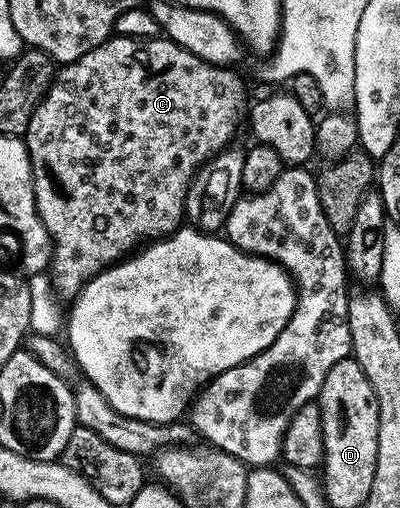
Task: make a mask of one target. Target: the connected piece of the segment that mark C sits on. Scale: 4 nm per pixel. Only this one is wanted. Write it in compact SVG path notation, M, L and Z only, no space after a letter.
M163 36L156 38L107 38L98 48L88 50L77 62L63 63L57 69L52 86L46 96L38 104L34 116L30 116L28 130L23 140L28 146L28 154L32 157L32 183L34 184L34 200L38 208L38 216L52 238L52 265L50 277L57 295L64 300L75 299L76 295L96 274L101 274L108 266L129 257L137 248L181 229L184 217L184 201L186 192L192 183L196 171L220 153L229 145L228 142L240 130L240 122L246 118L246 102L244 106L244 82L235 73L235 69L227 66L215 66L198 56L194 52L186 52L176 42Z

